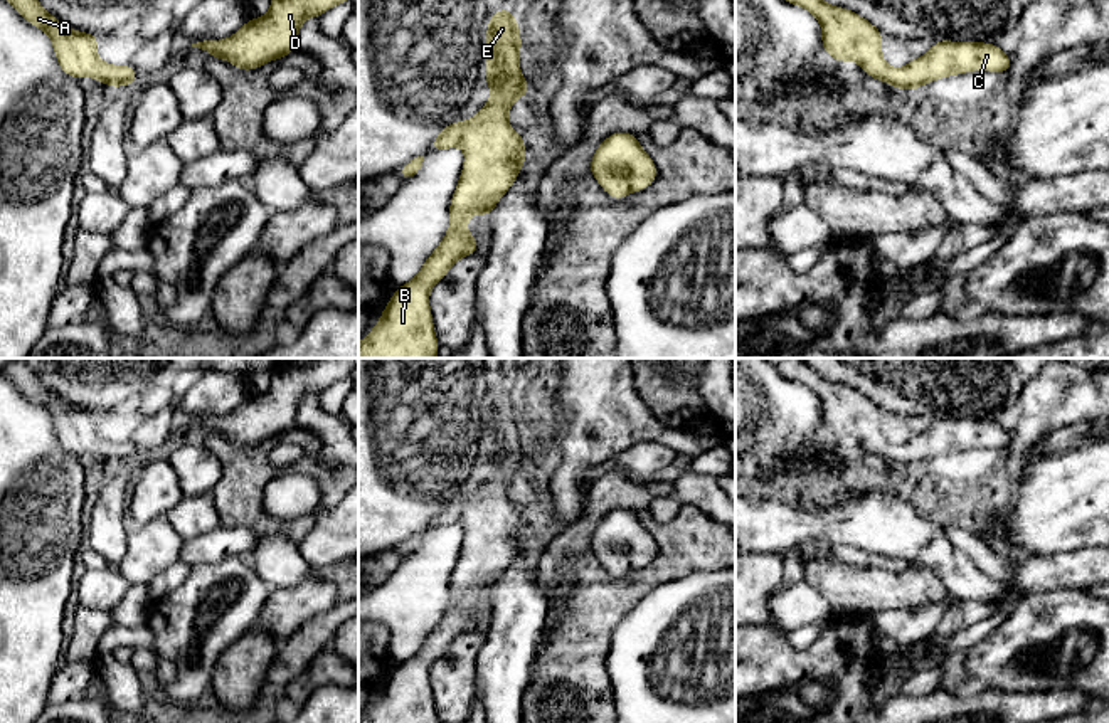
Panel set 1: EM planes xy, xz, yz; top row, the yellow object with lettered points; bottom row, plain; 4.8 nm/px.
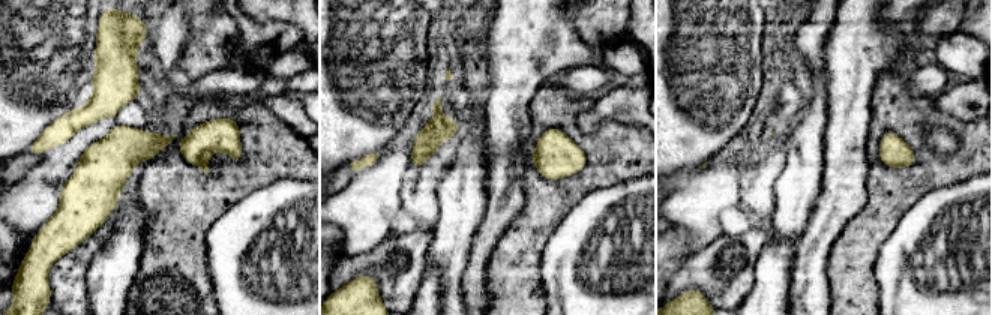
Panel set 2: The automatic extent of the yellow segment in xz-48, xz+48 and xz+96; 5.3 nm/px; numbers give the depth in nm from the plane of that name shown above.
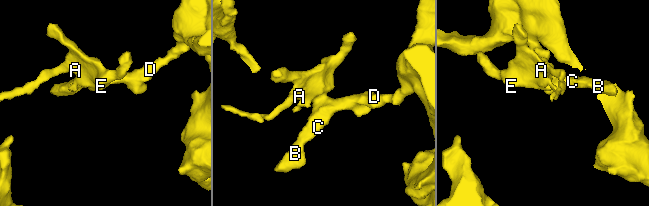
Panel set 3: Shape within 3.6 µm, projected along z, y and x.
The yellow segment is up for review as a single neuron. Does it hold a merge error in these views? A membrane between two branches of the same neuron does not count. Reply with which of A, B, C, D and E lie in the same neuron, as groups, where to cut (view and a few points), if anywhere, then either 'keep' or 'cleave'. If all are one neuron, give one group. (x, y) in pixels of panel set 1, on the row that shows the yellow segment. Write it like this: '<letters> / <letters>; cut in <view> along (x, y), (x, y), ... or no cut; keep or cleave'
A B C D E; no cut; keep

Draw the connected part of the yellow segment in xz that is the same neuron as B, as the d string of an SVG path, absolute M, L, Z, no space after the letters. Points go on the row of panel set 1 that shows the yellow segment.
M508 7L491 13L486 27L486 71L485 81L491 89L488 103L468 121L456 121L441 129L431 143L432 151L461 146L464 163L449 203L449 229L436 251L424 261L419 274L402 284L390 298L380 314L380 321L370 330L369 336L358 343L358 358L436 358L439 341L434 335L429 293L441 281L453 264L466 256L476 254L480 242L468 232L466 222L475 214L491 217L496 202L515 183L525 165L525 141L520 133L508 126L508 113L520 96L530 98L527 79L522 76L518 54L523 45L520 25Z

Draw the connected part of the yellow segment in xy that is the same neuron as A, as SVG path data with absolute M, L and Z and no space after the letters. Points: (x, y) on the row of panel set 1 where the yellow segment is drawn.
M7 0L29 24L44 30L54 45L59 67L64 74L81 79L94 77L109 87L136 86L136 69L131 64L109 66L101 61L96 44L101 35L66 27L45 12L39 0Z

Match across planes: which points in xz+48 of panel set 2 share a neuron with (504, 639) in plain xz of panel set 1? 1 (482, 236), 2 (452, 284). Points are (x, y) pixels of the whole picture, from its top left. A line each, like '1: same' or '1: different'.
1: different
2: same

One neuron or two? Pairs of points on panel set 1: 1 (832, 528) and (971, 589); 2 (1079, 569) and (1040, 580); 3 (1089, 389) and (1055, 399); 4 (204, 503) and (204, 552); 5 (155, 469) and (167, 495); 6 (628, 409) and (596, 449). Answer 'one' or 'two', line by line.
1: one
2: one
3: one
4: two
5: one
6: one

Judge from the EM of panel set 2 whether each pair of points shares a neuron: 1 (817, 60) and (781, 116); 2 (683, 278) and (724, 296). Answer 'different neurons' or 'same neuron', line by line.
1: different neurons
2: same neuron

